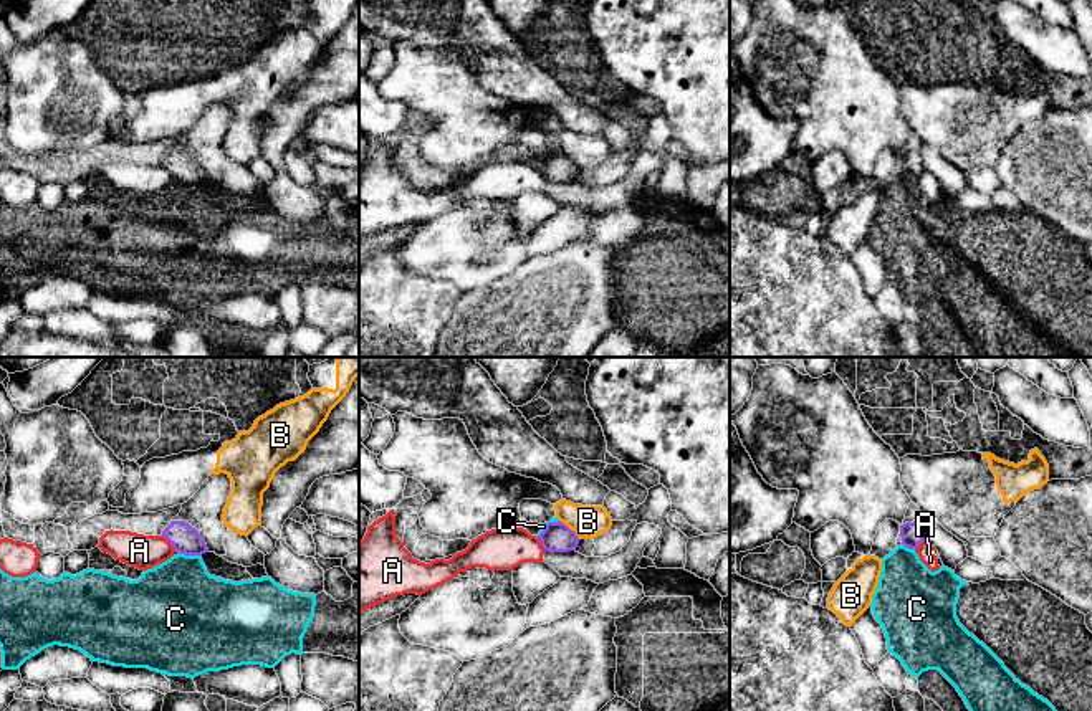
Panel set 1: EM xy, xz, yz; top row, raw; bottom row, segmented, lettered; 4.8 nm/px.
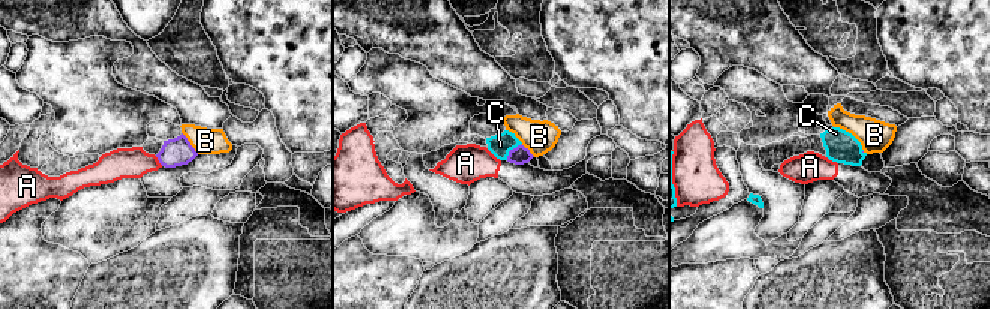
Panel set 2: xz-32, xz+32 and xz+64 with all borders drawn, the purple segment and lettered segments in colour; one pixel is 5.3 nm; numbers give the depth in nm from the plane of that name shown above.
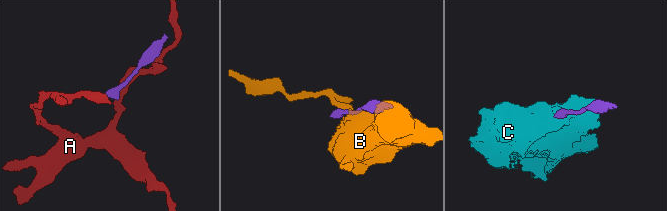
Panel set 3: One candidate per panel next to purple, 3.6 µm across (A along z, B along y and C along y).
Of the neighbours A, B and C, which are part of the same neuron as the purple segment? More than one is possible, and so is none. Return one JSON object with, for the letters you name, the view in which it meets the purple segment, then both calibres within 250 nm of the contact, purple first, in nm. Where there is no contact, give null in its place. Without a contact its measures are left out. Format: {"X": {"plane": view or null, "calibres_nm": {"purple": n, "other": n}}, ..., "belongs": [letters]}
{"belongs": []}

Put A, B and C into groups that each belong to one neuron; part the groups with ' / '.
A / B / C

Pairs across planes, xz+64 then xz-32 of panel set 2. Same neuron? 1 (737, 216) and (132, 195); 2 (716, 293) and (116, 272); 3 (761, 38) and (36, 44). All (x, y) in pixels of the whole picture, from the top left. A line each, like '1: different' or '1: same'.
1: same
2: different
3: different

